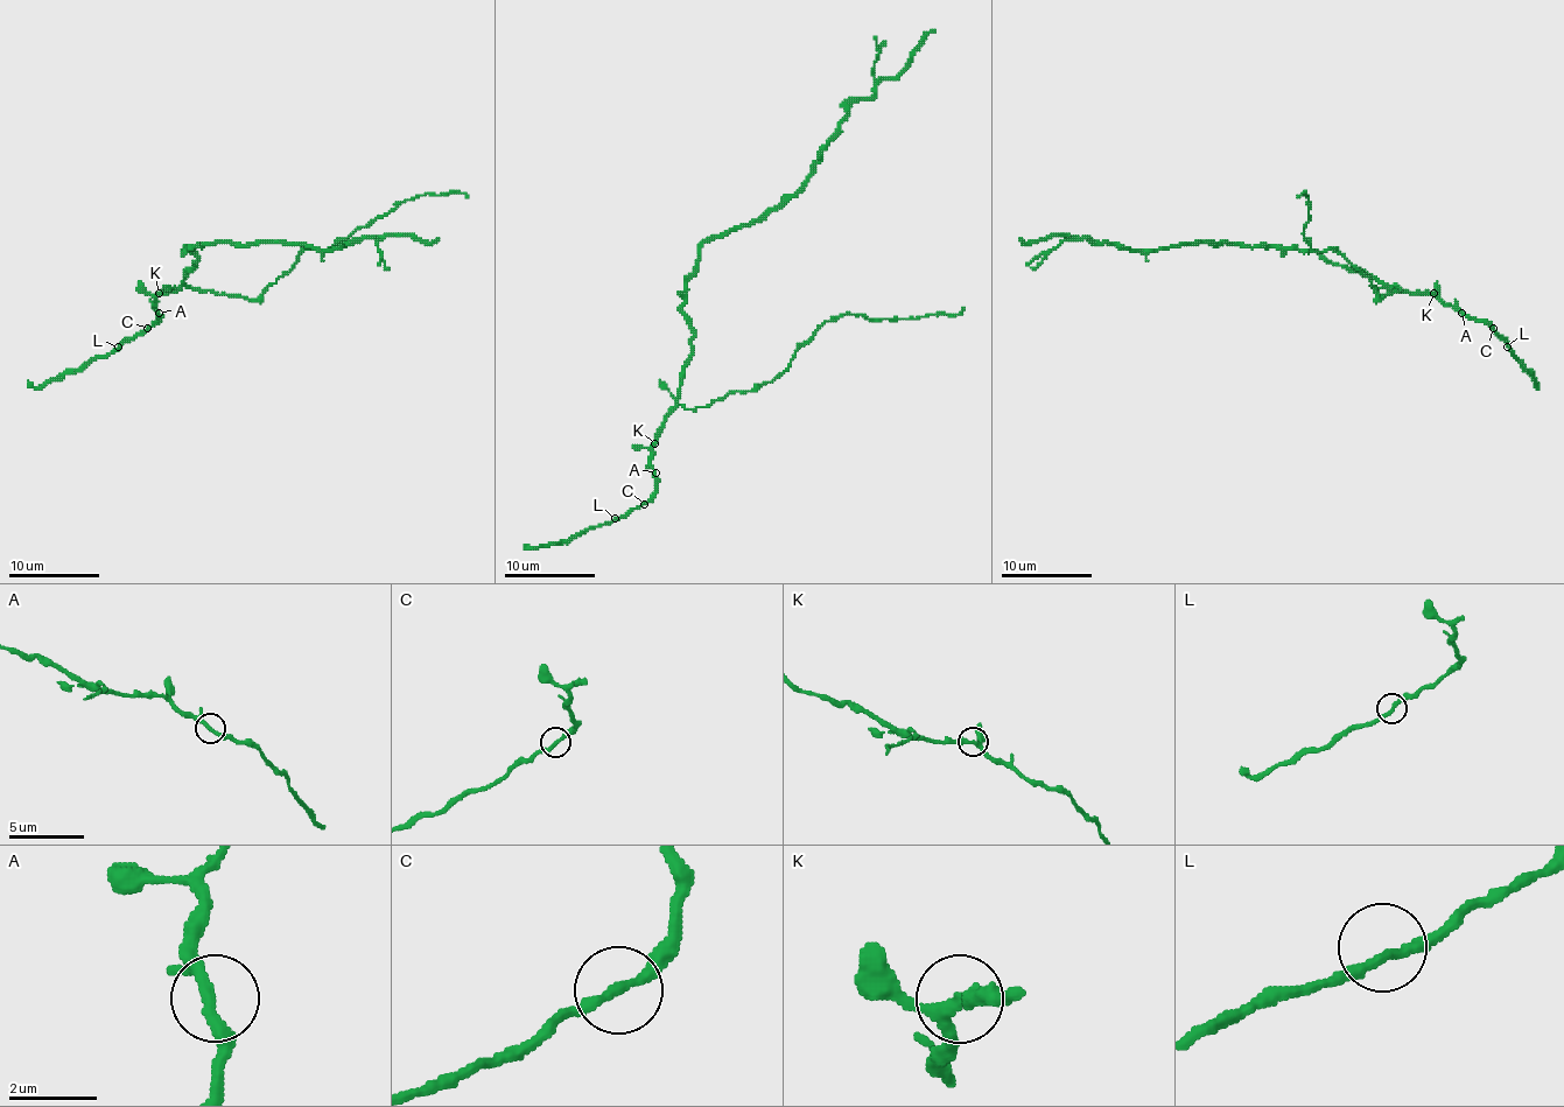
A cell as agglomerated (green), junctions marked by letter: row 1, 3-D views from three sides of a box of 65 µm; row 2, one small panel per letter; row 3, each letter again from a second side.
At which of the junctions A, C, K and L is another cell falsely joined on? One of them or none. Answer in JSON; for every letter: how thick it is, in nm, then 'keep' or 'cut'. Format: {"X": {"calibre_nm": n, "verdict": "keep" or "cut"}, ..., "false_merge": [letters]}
{"A": {"calibre_nm": 220, "verdict": "keep"}, "C": {"calibre_nm": 240, "verdict": "keep"}, "K": {"calibre_nm": 240, "verdict": "keep"}, "L": {"calibre_nm": 240, "verdict": "keep"}, "false_merge": []}

